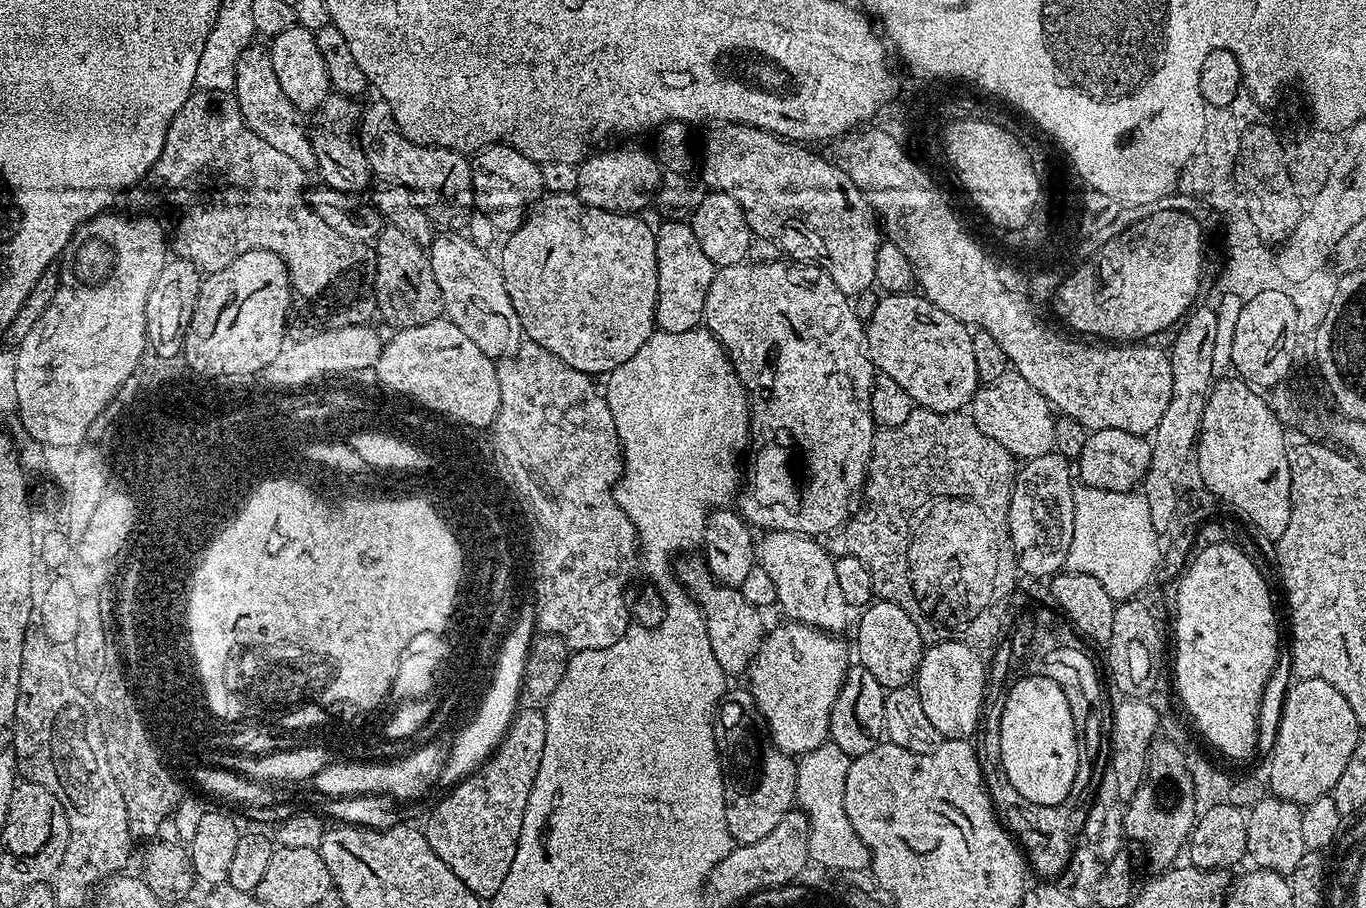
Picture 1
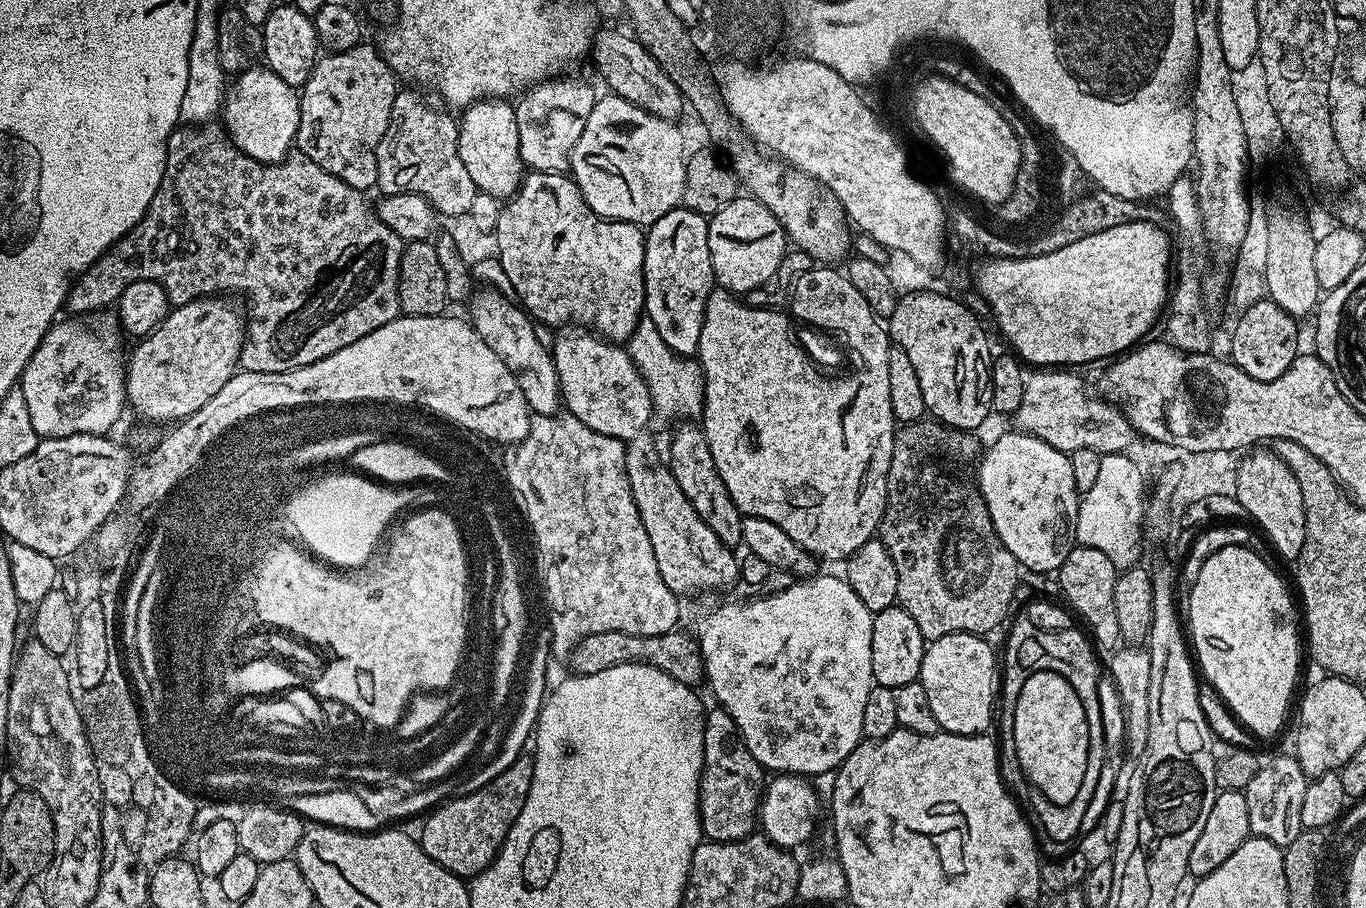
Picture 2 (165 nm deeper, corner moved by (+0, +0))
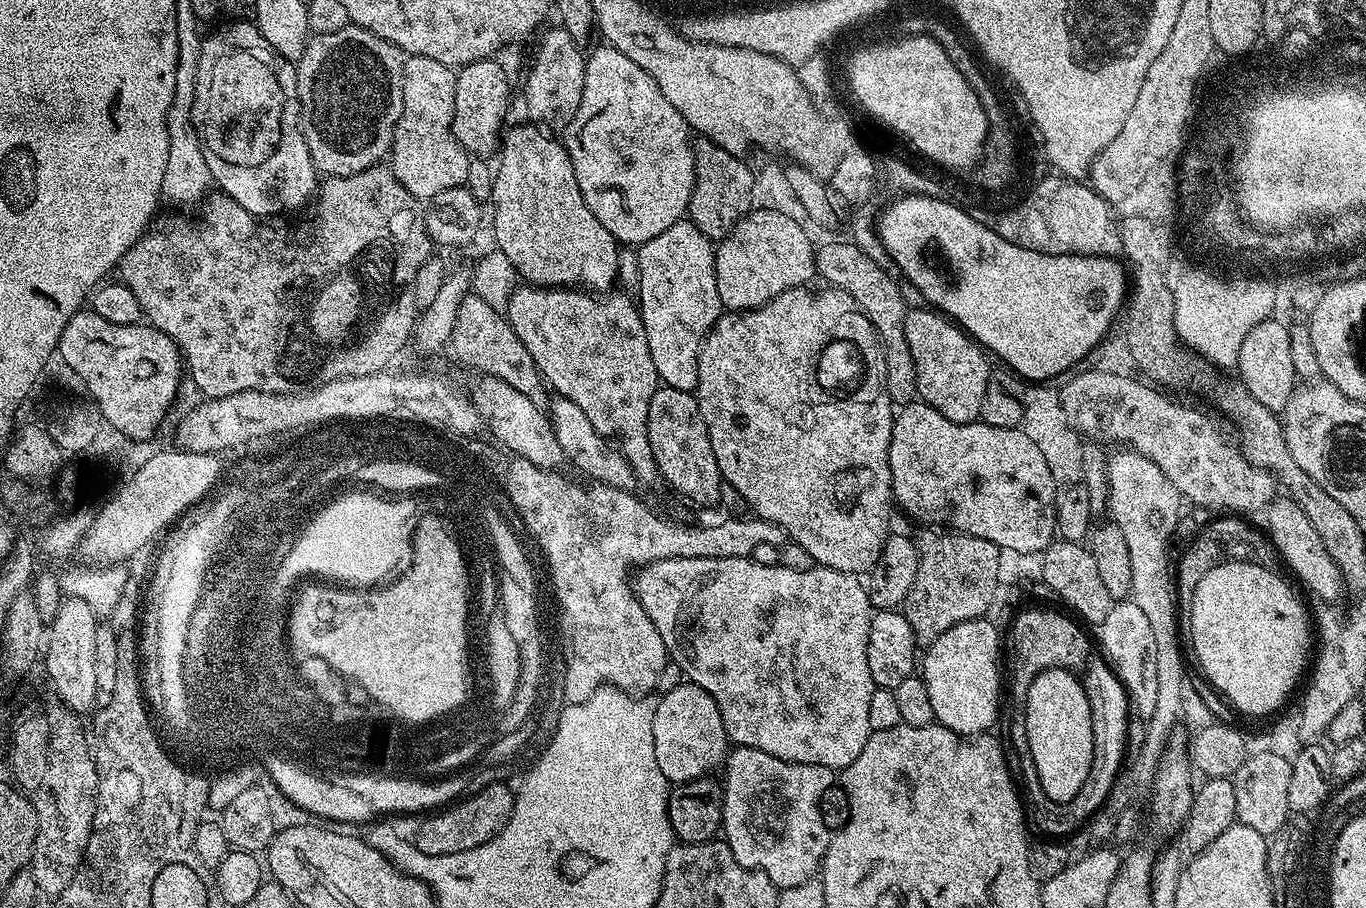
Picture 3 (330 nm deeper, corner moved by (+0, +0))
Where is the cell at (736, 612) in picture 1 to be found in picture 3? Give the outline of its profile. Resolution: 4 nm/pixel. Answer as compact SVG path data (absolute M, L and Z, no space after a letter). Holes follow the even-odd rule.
M520 294L515 300L510 320L524 355L543 375L552 379L551 391L557 396L570 398L570 402L576 403L584 411L586 418L590 418L594 430L598 430L600 436L618 445L620 453L624 455L626 462L630 462L630 470L641 485L659 485L660 471L654 462L654 456L650 454L646 430L650 398L654 398L656 393L658 377L650 362L644 330L637 317L623 306L612 302L581 300L578 296L567 294Z

